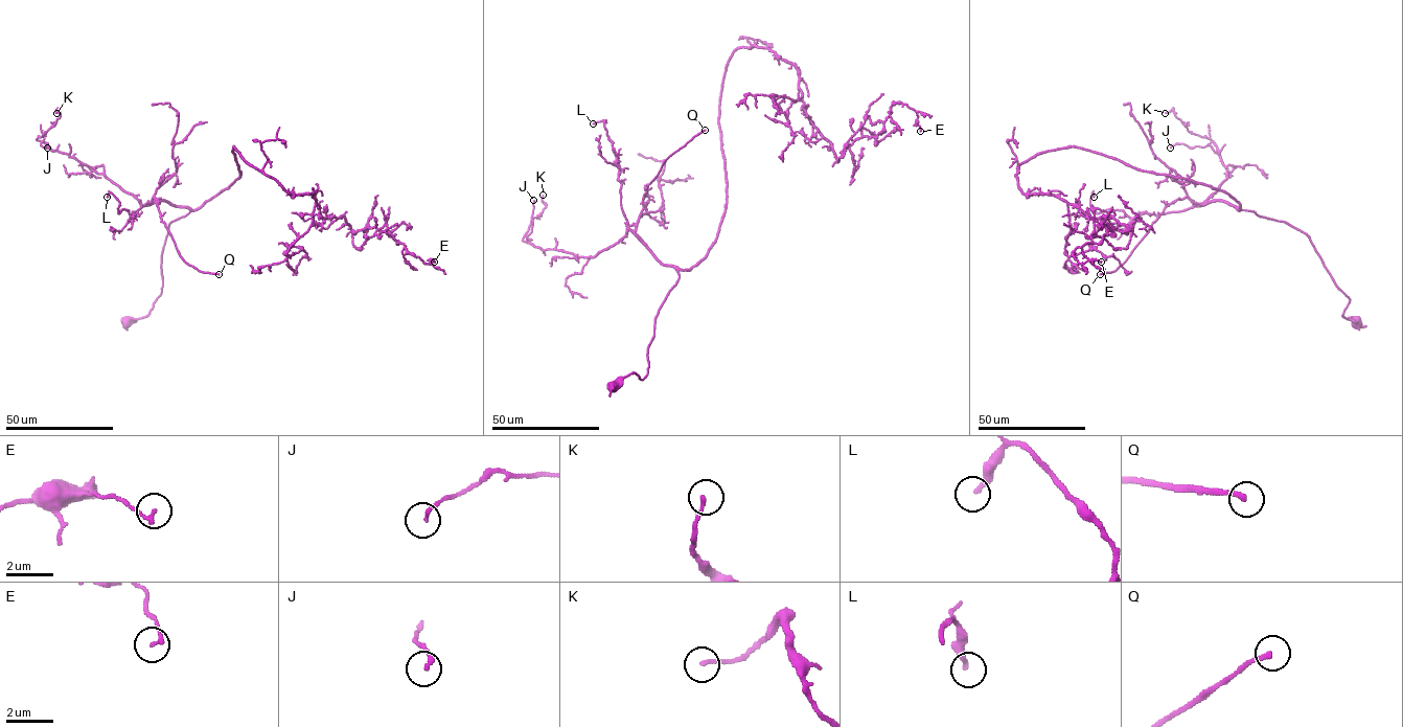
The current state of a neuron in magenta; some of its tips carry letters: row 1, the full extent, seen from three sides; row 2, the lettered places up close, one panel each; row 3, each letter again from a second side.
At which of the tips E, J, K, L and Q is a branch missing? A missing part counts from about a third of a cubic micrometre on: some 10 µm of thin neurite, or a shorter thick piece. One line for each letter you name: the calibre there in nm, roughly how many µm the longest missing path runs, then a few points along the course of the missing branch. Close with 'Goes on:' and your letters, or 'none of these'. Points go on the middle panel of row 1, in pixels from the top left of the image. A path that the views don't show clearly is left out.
Goes on: none of these

